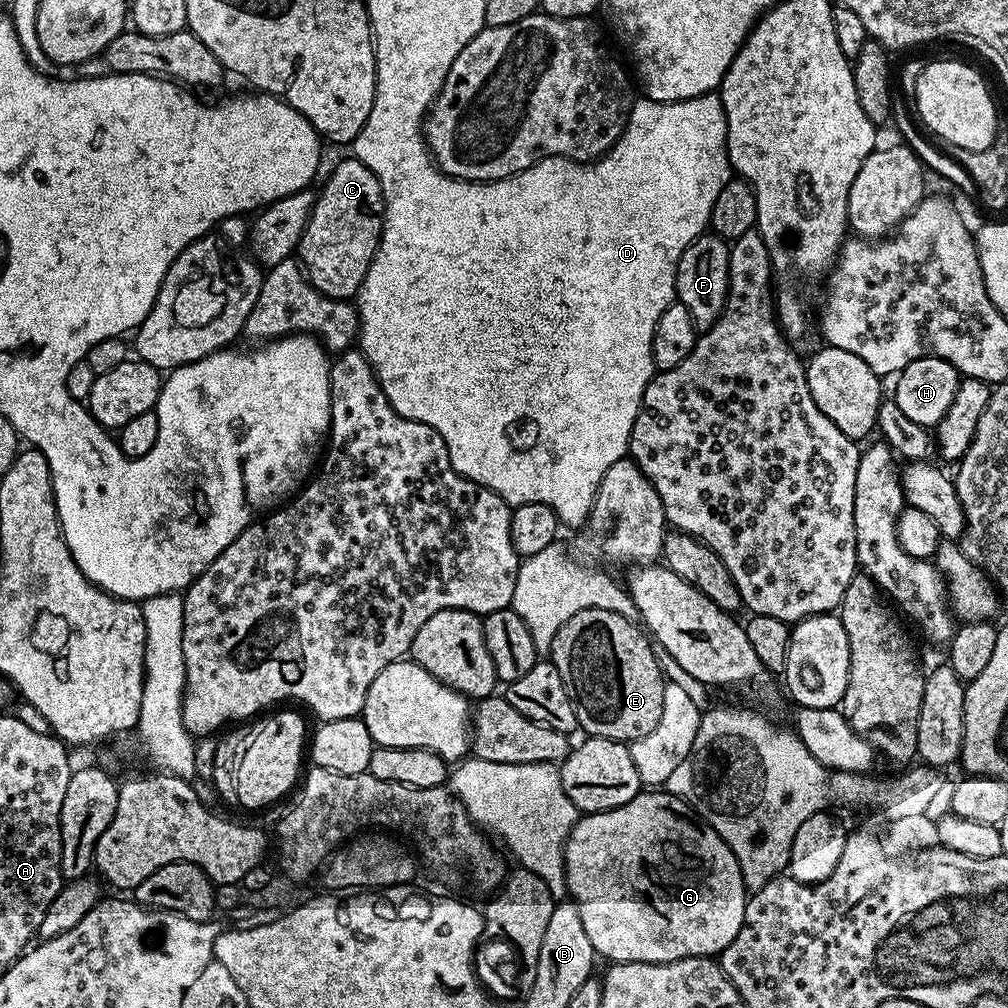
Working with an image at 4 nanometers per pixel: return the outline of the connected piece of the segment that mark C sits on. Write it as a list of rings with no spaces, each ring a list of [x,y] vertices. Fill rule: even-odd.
[[[347,159],[329,174],[324,189],[319,189],[298,249],[298,259],[303,264],[304,271],[308,273],[309,282],[322,295],[335,300],[348,300],[360,291],[384,229],[384,191],[378,178],[361,160]]]

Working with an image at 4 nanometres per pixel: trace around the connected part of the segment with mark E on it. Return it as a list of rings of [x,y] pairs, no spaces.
[[[588,608],[574,614],[558,634],[554,635],[550,662],[562,674],[562,682],[572,699],[576,711],[576,722],[585,728],[588,736],[601,736],[621,742],[638,740],[650,734],[662,717],[663,690],[666,679],[654,660],[652,640],[640,624],[627,621],[621,614],[610,610]]]

